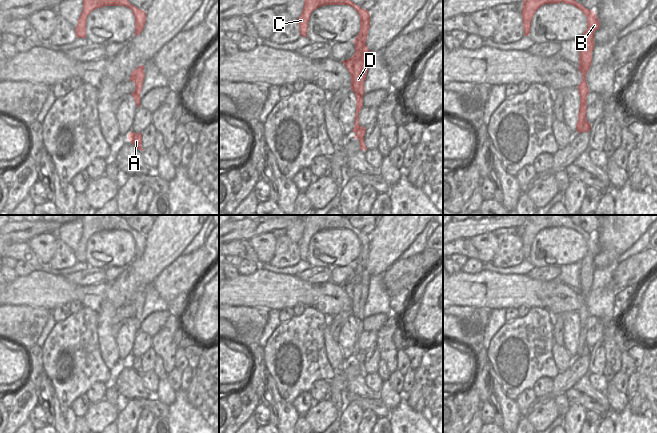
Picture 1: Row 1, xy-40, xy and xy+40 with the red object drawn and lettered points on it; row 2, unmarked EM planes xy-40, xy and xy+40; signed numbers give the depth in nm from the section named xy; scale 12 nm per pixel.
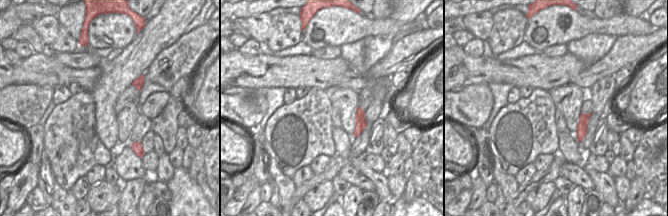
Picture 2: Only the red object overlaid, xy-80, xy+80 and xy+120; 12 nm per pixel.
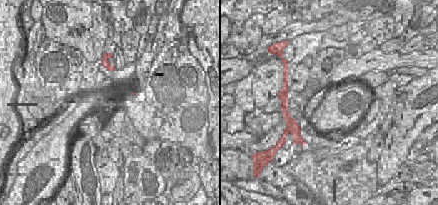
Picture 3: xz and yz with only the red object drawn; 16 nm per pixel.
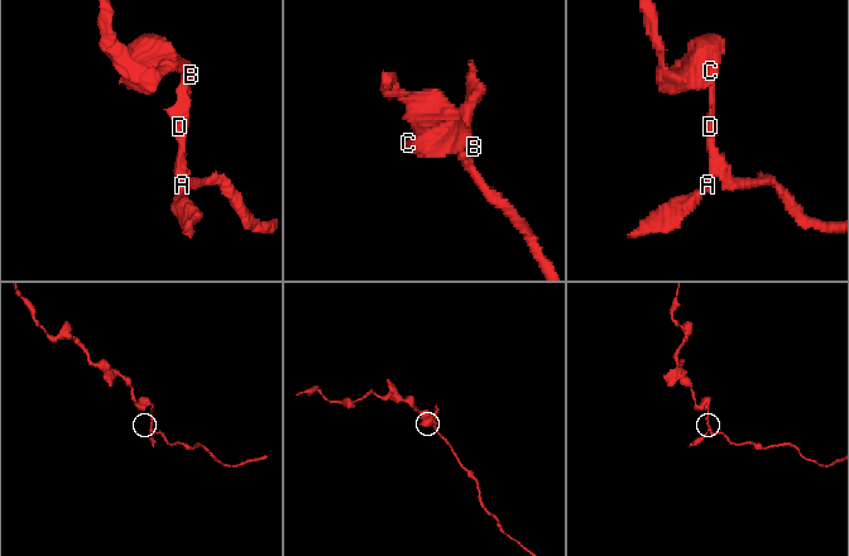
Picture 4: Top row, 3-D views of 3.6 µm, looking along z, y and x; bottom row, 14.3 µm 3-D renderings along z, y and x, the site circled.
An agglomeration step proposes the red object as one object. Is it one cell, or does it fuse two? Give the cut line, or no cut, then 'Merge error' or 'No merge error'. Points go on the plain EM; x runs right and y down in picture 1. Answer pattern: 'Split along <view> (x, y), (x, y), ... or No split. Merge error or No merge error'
Split along xy+40 (586, 343), (582, 355). Merge error.

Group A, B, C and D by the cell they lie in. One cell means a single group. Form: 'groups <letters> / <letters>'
groups A / B C D

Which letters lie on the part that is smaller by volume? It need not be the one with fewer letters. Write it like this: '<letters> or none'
A

